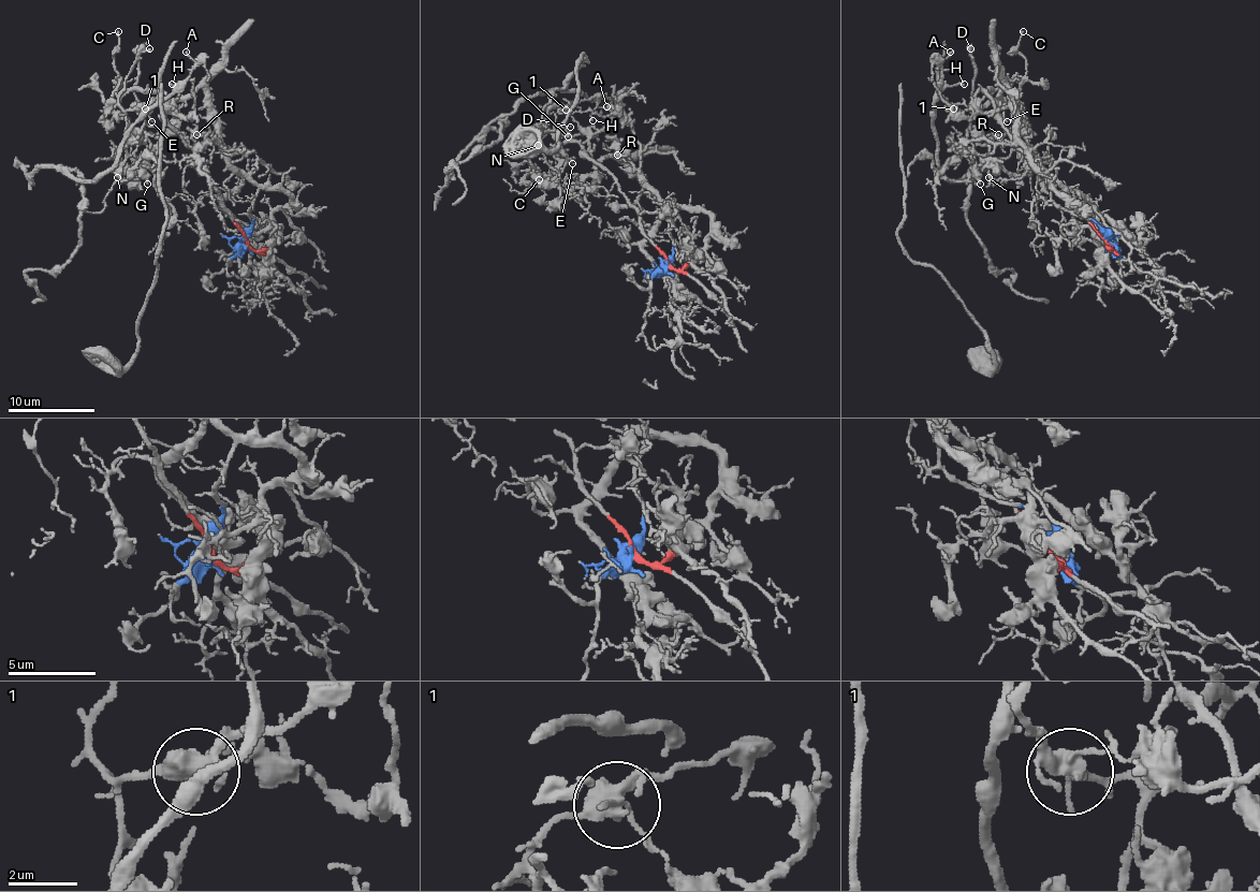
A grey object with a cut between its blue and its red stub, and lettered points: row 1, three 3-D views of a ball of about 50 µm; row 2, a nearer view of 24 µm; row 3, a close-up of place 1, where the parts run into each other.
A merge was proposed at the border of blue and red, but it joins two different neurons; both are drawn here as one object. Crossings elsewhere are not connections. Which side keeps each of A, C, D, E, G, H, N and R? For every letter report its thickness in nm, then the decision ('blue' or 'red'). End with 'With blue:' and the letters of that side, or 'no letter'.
A: 130 nm | red
C: 140 nm | red
D: 280 nm | red
E: 80 nm | red
G: 240 nm | red
H: 130 nm | red
N: 120 nm | blue
R: 110 nm | blue
With blue: N, R

